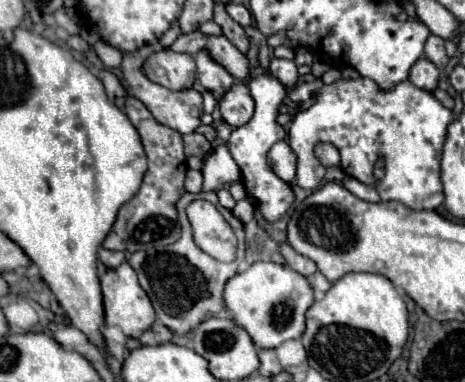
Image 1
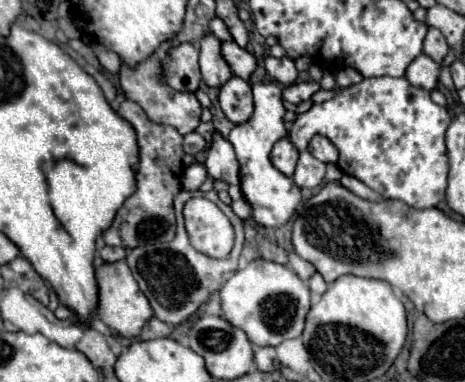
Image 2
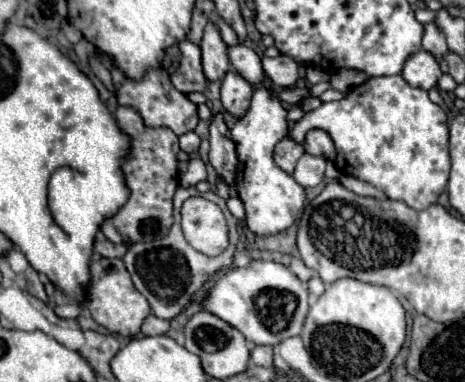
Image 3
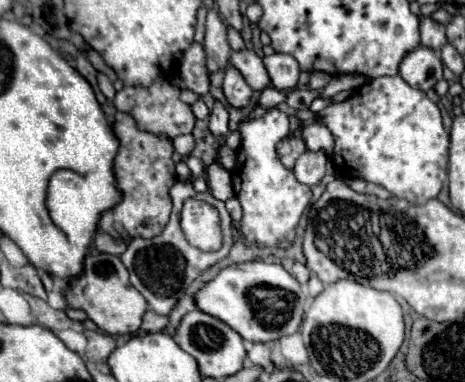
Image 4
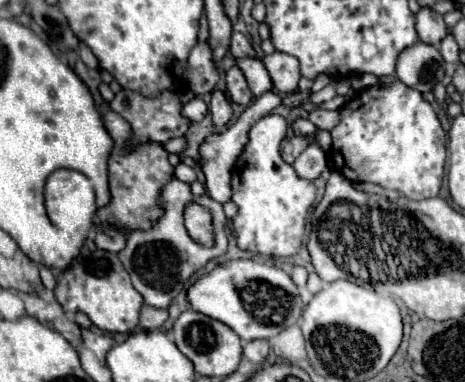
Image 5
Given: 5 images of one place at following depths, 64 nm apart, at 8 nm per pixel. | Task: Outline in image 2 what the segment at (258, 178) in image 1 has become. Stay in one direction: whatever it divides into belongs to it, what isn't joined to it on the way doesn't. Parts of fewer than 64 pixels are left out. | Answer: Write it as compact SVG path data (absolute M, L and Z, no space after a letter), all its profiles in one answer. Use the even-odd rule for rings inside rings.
M262 82L262 84L254 84L252 92L254 92L254 112L246 122L236 124L232 128L228 140L232 142L236 150L236 158L240 162L240 188L242 188L246 202L252 208L250 218L258 226L280 228L290 222L290 218L296 212L296 206L302 200L300 188L294 184L294 180L284 176L270 162L272 146L288 134L284 126L286 110L282 106L282 88L278 88L276 82L268 82L268 84Z

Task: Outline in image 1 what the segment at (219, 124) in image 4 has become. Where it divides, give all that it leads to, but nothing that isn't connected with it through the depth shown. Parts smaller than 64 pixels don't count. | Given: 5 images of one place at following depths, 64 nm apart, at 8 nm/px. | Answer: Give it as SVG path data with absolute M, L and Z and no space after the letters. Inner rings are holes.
M228 144L216 146L202 166L203 187L202 191L217 191L222 184L240 182L240 168L234 162Z

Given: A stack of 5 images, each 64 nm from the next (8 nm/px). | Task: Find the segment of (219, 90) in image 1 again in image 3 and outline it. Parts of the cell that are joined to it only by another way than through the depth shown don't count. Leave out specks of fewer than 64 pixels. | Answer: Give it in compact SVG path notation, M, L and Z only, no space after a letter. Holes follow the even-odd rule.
M214 22L206 24L202 38L202 66L208 80L220 80L228 70L228 46L224 44L220 30Z

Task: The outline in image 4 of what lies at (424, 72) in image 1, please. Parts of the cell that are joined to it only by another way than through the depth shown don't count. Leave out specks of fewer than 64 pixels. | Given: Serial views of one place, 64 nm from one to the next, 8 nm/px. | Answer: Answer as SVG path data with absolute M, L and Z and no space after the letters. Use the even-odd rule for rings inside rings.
M418 46L402 58L398 74L412 88L420 88L422 92L426 92L442 80L442 60L436 50Z

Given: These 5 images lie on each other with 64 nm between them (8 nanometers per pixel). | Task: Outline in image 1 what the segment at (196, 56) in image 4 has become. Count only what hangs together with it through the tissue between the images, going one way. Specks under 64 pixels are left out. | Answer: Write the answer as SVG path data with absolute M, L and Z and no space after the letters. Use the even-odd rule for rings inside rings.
M170 48L162 50L146 60L144 72L152 82L162 84L170 90L192 88L192 84L196 80L194 54L174 52Z

